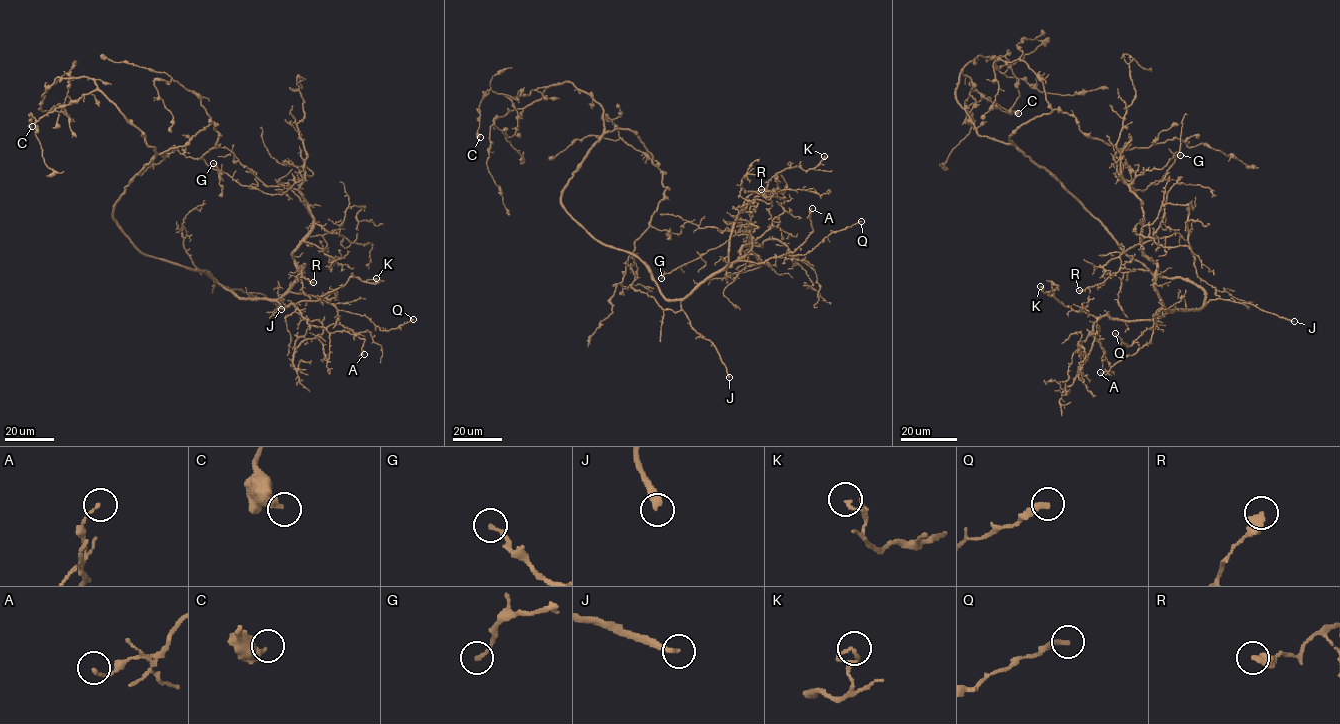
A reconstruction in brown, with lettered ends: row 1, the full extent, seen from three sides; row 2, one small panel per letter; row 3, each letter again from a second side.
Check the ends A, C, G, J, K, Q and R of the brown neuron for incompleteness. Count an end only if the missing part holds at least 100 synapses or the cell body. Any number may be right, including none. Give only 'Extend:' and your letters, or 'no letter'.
Extend: J

